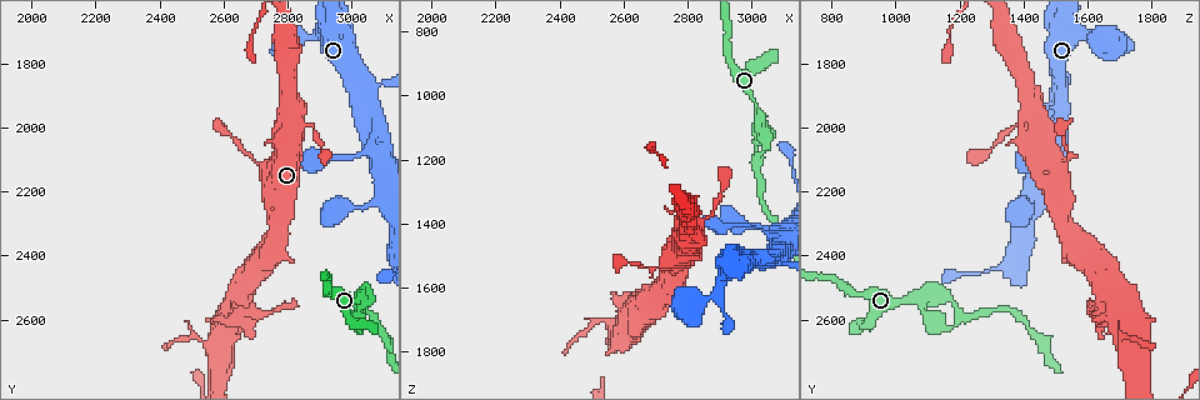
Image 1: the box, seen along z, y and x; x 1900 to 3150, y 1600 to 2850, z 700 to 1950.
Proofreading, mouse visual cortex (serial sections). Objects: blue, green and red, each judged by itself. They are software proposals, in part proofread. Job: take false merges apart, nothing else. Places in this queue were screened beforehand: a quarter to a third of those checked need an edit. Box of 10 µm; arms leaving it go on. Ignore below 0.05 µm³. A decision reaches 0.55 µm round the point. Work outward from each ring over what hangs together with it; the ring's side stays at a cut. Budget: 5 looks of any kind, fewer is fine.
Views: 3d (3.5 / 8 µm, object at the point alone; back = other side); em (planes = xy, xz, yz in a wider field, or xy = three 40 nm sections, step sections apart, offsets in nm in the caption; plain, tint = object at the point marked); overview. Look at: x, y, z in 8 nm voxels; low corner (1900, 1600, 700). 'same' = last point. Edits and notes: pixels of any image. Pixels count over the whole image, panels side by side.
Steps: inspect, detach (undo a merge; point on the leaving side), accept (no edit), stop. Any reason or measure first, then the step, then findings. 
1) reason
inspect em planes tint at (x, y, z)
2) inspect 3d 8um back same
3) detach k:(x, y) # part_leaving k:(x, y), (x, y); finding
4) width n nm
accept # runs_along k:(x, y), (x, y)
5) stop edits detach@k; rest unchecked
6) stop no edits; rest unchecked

abrupt turn
inspect 3d 3.5um at (3020, 2580, 1210)

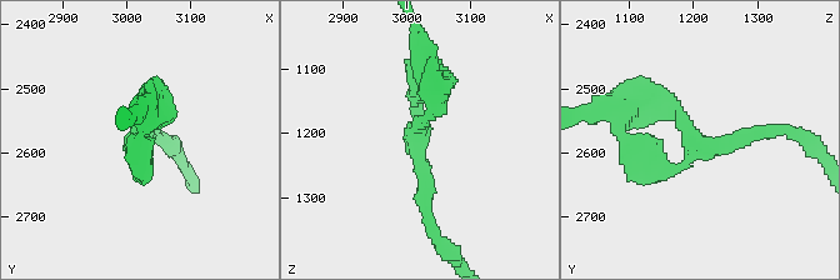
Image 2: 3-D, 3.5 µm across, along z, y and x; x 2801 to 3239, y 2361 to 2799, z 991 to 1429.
arm_widths 200, 300 nm; now the EM
inspect em xy step 2 tint at (3015, 2585, 1210)

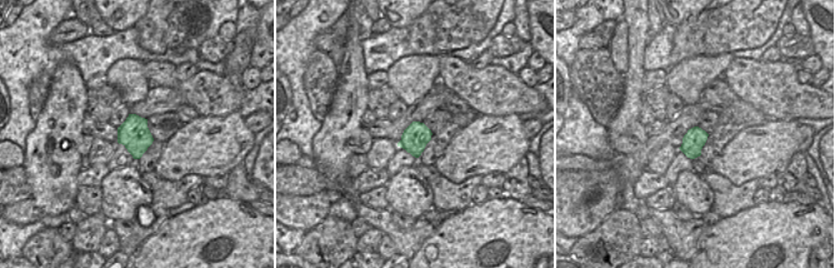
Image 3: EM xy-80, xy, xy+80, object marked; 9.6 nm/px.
detach 2:(634, 174) # part_leaving 2:(624, 136), (675, 171); a second cell is stuck on

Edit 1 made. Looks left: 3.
branch point
inspect 3d 8um at (3030, 1870, 1510)

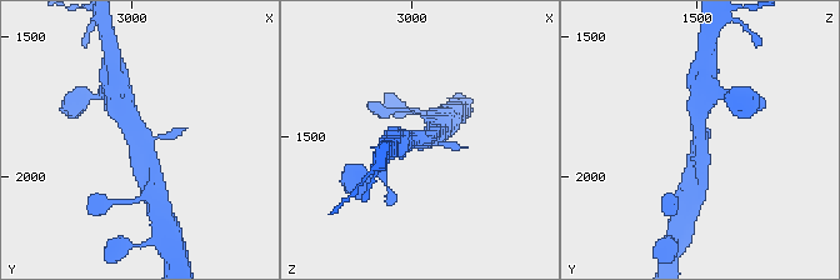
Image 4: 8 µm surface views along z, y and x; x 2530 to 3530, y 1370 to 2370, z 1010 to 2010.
arms 3; arm_widths 150, 450, 500 nm; need the tissue
inspect em xy step 3 tint same

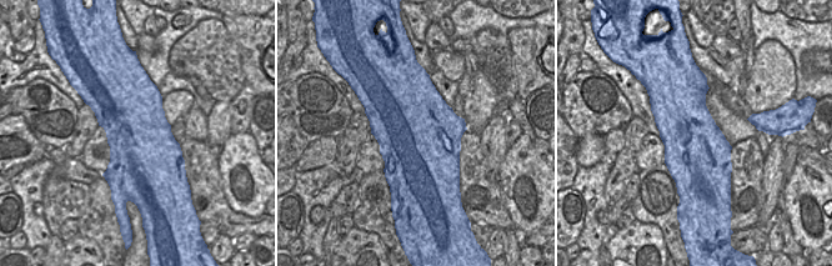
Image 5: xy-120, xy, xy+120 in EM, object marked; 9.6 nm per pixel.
accept # runs_along 4:(116, 110), (135, 129), (148, 174); continuous, no second cell

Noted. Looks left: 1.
stop edits detach@2; rest unchecked

